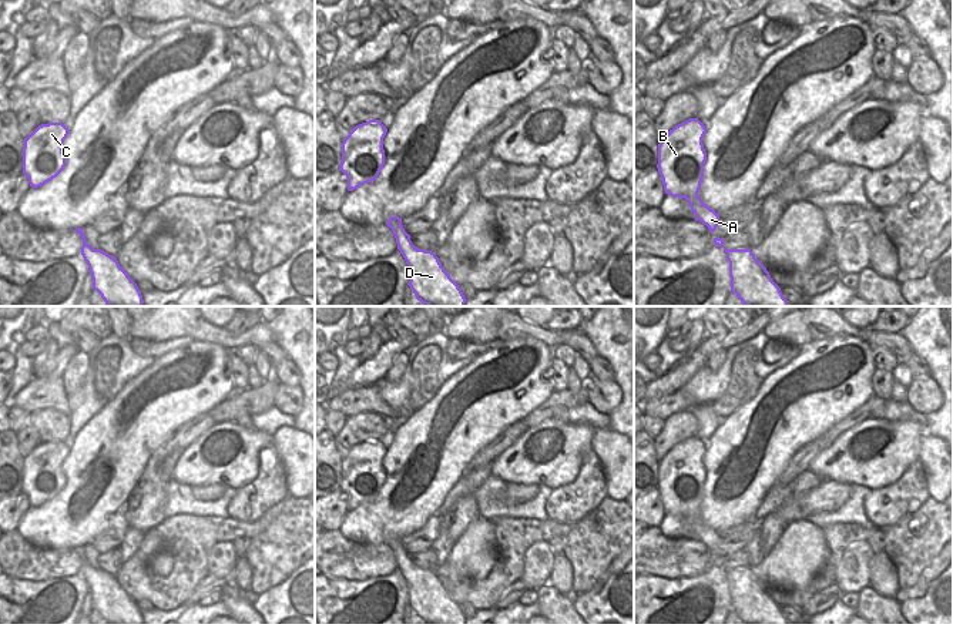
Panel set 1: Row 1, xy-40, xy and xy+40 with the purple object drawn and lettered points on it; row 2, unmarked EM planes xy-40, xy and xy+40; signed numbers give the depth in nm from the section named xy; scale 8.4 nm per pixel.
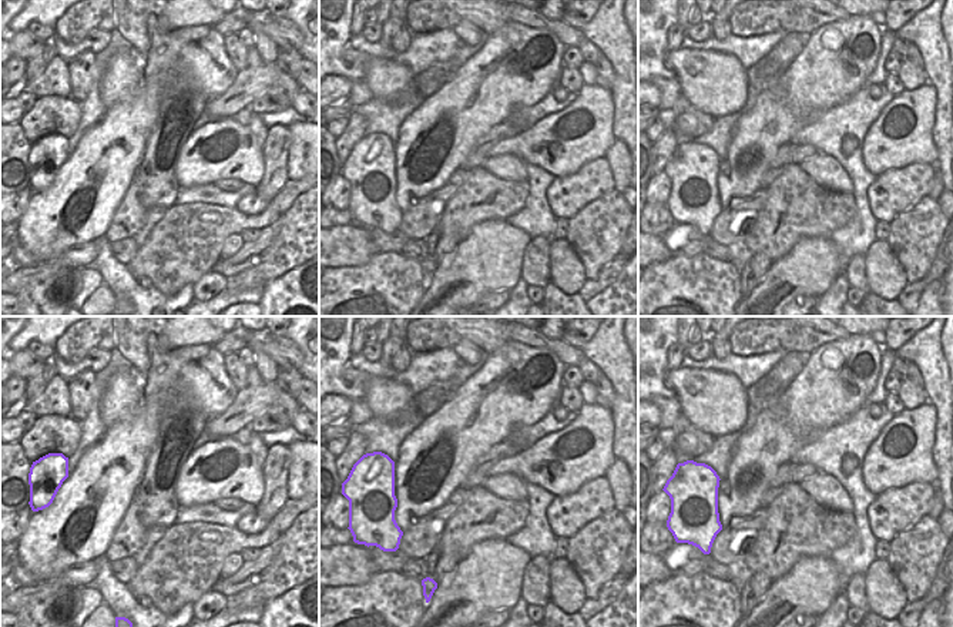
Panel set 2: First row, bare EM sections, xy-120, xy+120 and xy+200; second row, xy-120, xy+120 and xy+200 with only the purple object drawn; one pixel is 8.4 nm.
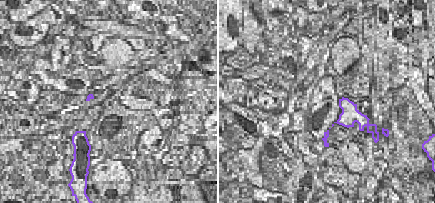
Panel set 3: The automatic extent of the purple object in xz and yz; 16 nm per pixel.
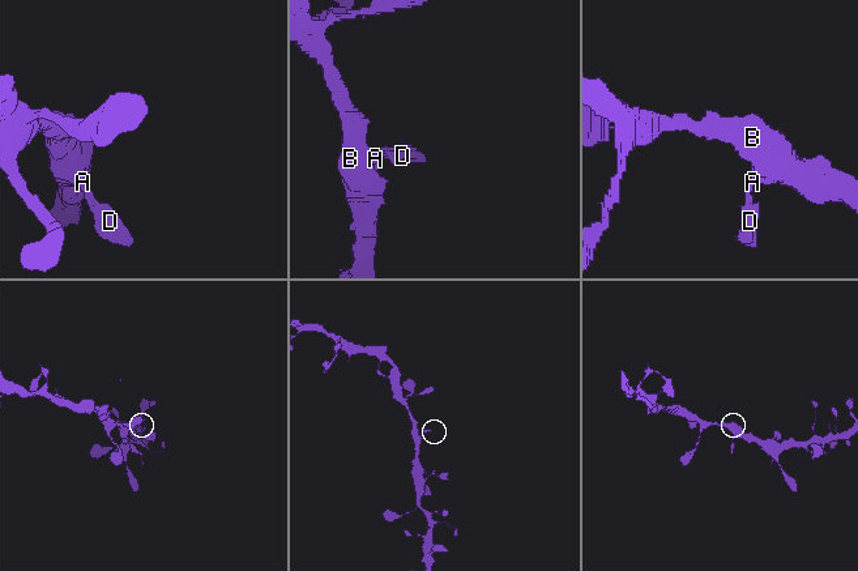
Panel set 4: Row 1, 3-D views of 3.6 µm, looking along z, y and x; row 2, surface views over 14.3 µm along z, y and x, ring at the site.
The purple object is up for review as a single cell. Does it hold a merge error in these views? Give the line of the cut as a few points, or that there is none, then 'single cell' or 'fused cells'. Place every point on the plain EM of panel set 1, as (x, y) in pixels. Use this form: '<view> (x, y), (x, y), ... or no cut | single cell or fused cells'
no cut | single cell

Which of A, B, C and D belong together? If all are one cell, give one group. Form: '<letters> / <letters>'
A B C D

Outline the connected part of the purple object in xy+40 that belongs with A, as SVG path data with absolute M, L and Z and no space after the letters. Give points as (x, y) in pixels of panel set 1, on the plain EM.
M689 437L675 444L658 463L657 487L665 513L685 517L695 534L695 540L707 544L712 553L719 543L719 533L698 516L707 480L702 463L705 452L707 447L698 437Z

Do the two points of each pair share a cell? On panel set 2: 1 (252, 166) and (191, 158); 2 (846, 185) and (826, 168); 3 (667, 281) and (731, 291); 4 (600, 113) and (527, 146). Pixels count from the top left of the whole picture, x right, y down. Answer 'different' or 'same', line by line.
1: same
2: same
3: same
4: same

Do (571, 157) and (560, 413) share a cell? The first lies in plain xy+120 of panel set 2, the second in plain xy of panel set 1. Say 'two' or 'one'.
two

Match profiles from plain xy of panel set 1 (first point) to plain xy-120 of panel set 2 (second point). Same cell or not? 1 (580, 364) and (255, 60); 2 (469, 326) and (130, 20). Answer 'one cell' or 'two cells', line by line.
1: two cells
2: two cells

